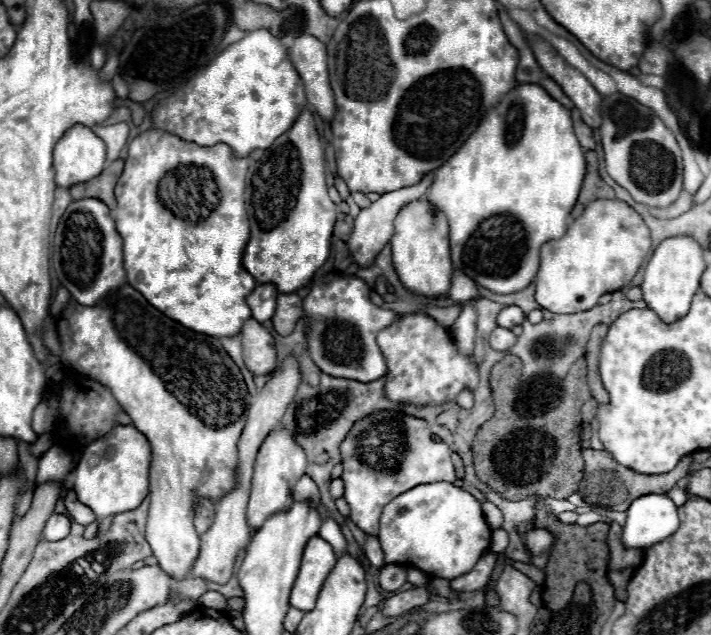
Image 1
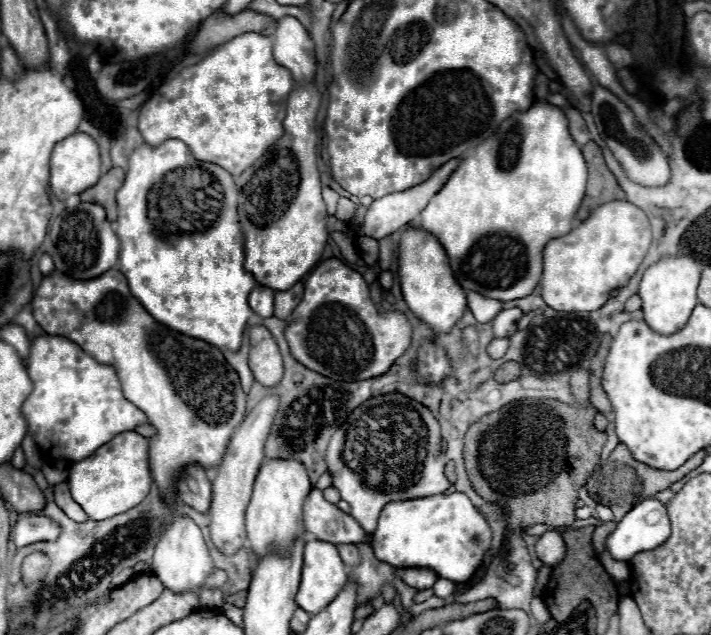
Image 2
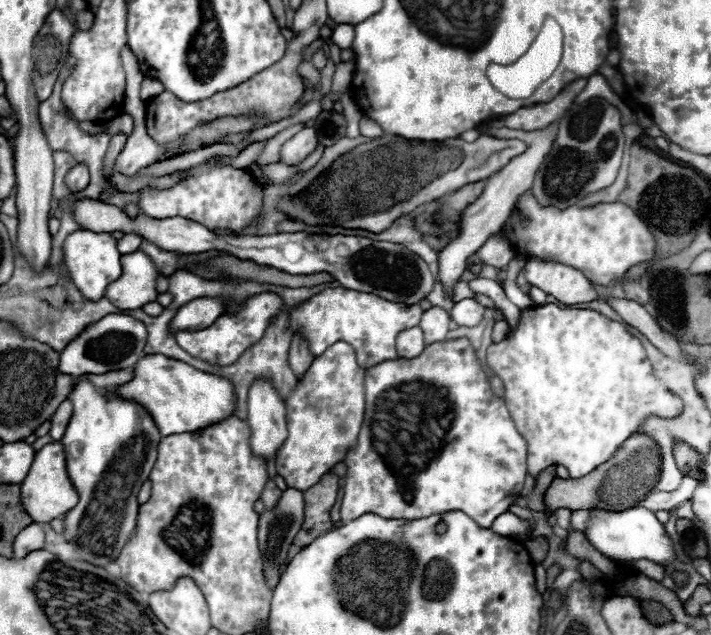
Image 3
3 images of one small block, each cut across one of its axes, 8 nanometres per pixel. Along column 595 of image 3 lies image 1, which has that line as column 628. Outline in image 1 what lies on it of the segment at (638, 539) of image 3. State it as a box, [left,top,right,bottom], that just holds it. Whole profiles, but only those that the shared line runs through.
[622,494,678,548]

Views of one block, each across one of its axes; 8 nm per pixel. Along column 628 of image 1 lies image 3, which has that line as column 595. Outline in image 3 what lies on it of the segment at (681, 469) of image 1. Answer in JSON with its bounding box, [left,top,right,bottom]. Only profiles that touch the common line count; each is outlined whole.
[546,434,662,510]

